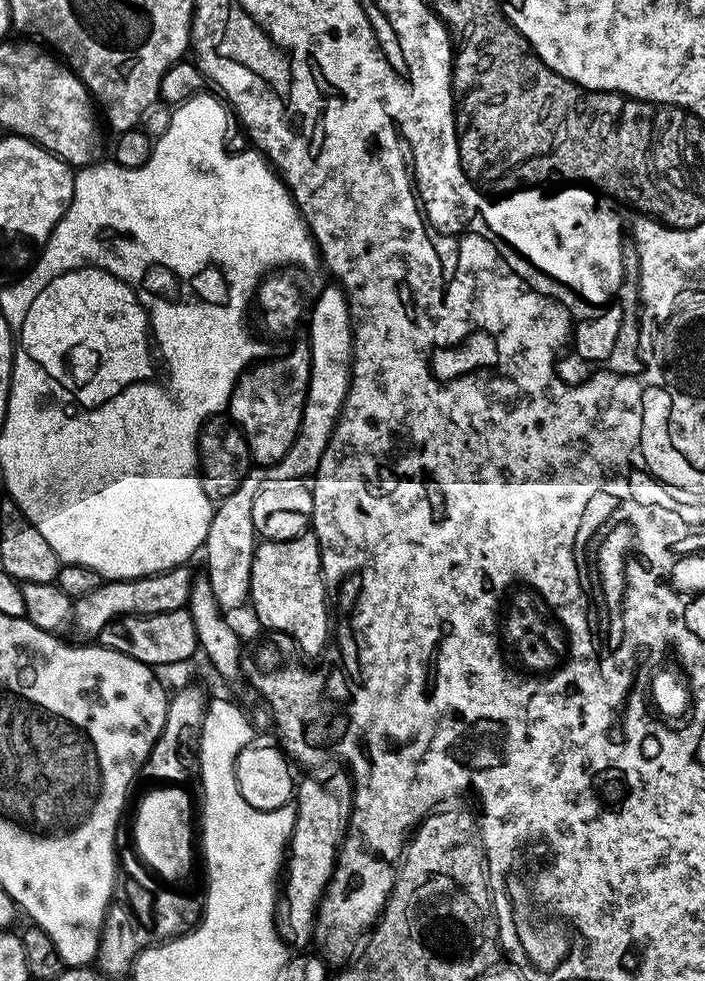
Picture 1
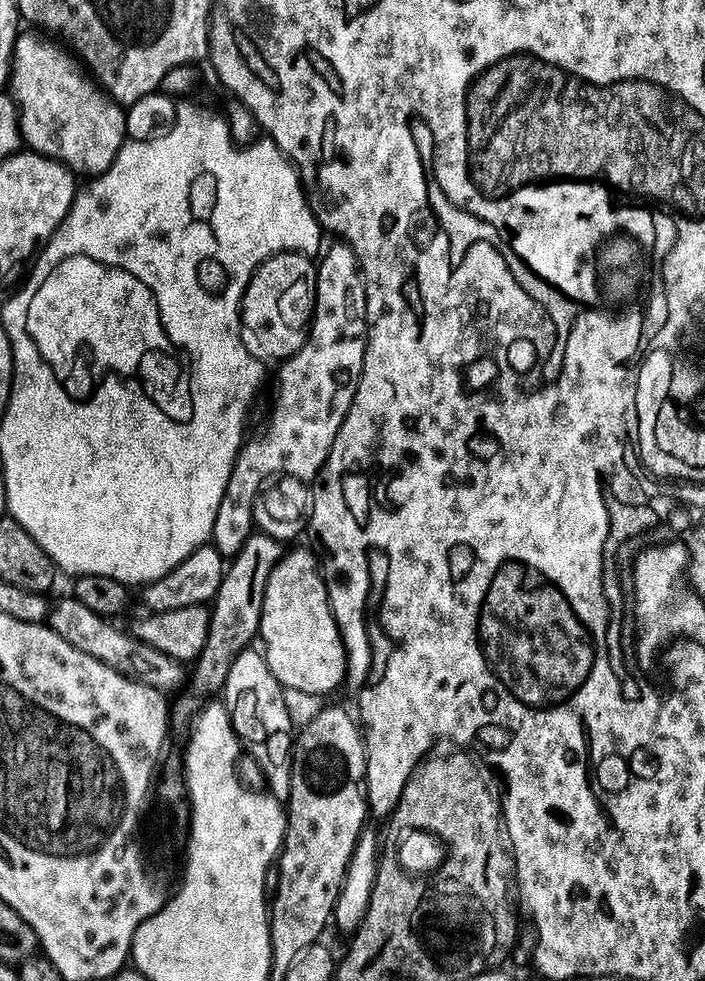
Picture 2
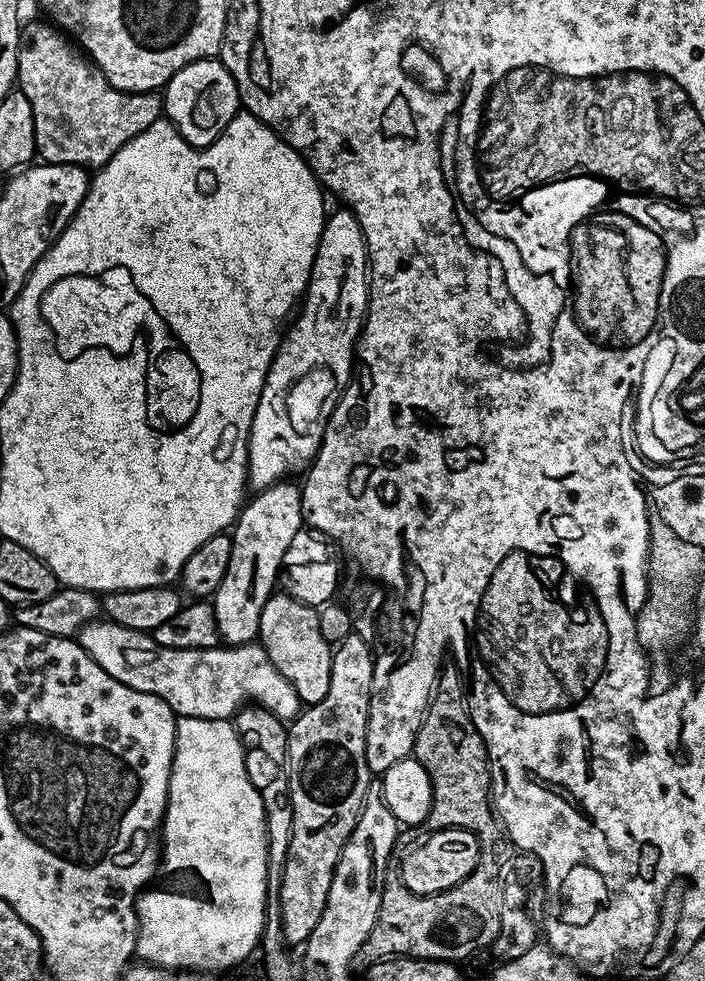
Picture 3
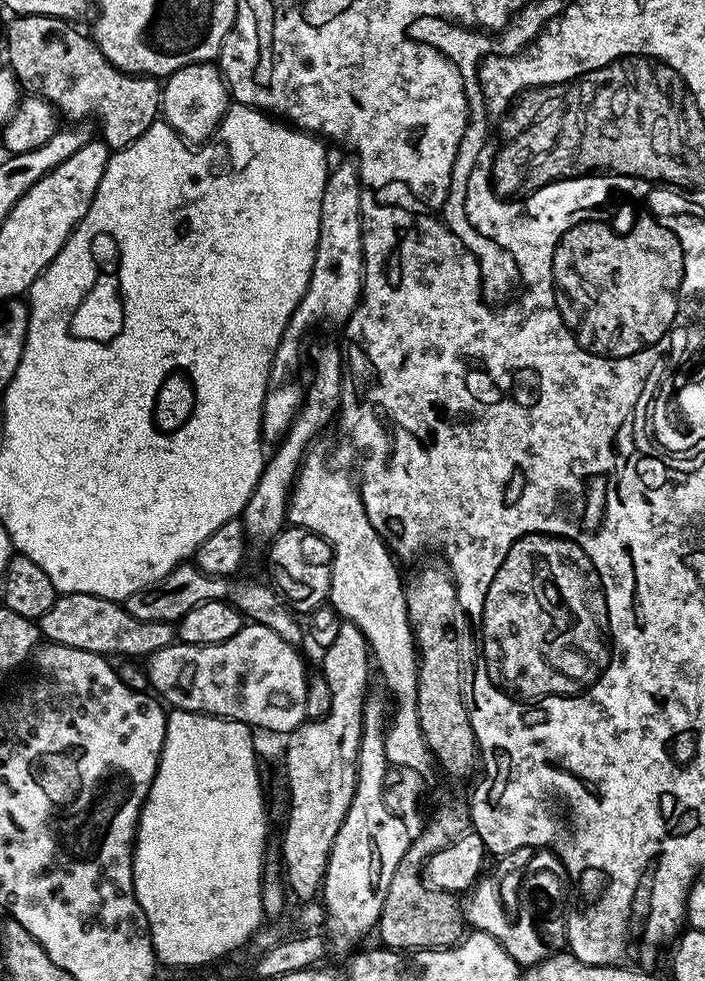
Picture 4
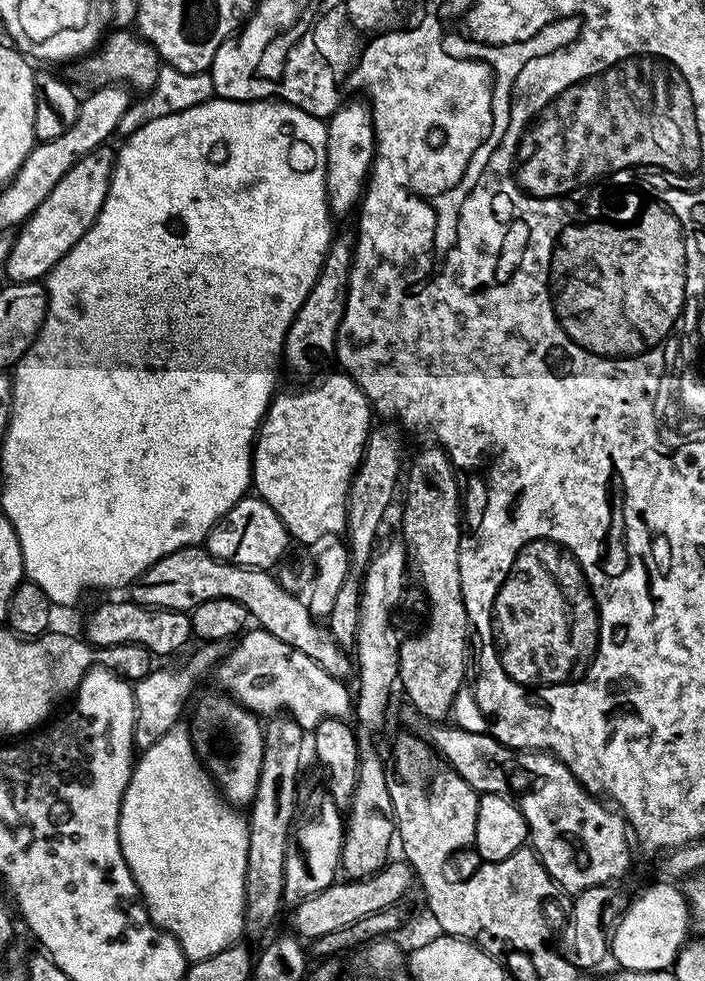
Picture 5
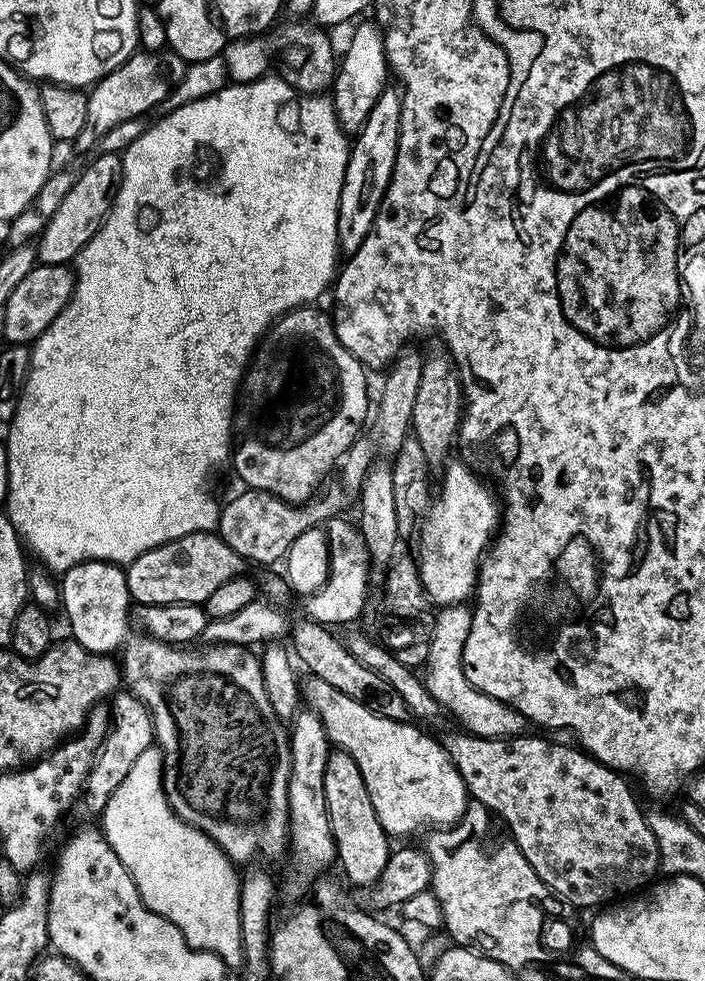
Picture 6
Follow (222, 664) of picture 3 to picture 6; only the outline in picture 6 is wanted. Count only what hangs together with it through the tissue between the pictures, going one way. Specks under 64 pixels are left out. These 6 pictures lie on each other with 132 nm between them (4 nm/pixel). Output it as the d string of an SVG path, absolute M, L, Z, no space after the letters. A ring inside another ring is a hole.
M314 675L307 677L306 683L302 688L302 696L306 701L307 707L318 714L318 718L322 718L322 722L328 731L328 739L339 751L350 754L350 758L354 758L354 762L358 762L358 770L362 770L362 778L366 782L366 790L370 790L370 803L374 806L374 814L378 814L378 822L382 822L384 831L389 837L396 836L412 836L415 832L421 834L427 833L429 830L437 828L450 828L462 818L462 814L468 809L470 797L468 795L468 787L462 782L462 774L458 774L458 770L454 766L454 762L446 754L443 743L439 739L436 740L432 736L427 736L423 727L417 726L412 722L404 720L395 720L394 718L382 718L382 714L374 714L374 710L370 710L366 706L362 706L362 702L354 702L354 698L346 698L346 694L342 694L342 690L334 690L334 686L330 686L327 682L322 682L322 678Z

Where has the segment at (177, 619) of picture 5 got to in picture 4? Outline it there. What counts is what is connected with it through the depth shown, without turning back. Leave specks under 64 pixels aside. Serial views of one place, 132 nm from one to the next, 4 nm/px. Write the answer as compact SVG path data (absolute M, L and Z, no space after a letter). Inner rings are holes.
M65 592L57 595L54 606L46 610L38 621L40 635L47 643L70 646L74 650L90 650L94 654L105 658L112 658L112 655L124 656L120 658L147 658L153 656L158 650L170 646L178 636L177 629L166 622L142 622L142 618L134 618L125 610L123 603L107 600L94 594L78 594L77 592Z

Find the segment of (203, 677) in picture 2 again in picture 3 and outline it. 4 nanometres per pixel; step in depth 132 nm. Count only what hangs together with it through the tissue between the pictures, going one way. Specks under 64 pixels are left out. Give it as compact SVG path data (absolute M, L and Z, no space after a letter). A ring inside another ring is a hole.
M281 482L269 488L259 489L255 493L256 497L253 500L251 497L241 507L240 515L236 517L235 525L231 529L230 566L226 566L226 578L222 578L222 586L218 586L216 595L210 600L214 618L218 622L218 634L225 645L251 644L259 637L262 606L266 606L266 602L274 595L274 589L277 587L275 584L278 584L288 548L294 542L295 535L302 530L304 516L300 505L301 485L288 483L292 482Z

